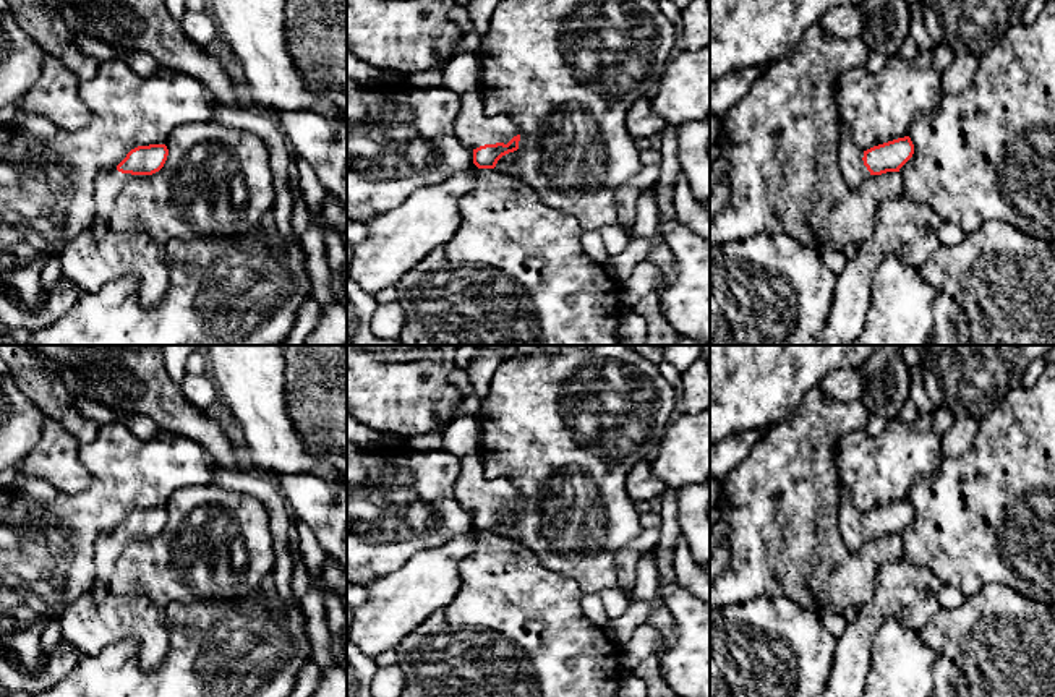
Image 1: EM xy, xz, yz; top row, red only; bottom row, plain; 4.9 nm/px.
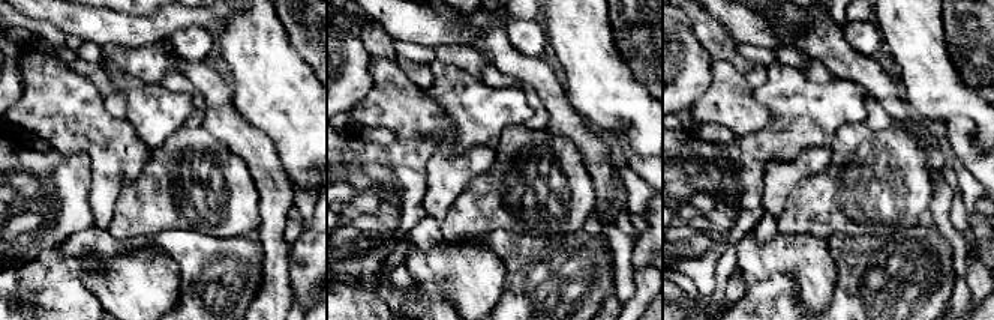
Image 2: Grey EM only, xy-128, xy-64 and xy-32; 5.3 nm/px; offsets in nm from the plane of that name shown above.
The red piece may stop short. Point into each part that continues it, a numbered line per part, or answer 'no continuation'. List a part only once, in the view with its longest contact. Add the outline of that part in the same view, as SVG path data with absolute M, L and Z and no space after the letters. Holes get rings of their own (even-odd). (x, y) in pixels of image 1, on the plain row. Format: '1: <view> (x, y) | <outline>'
1: xz (474, 490) | M480 454L465 455L459 460L454 499L462 509L473 514L485 507L507 507L517 498L520 493L509 480L485 475Z

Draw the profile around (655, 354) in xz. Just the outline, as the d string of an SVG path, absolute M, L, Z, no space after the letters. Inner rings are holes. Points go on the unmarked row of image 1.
M627 345L627 347L655 365L660 365L664 360L663 345Z

